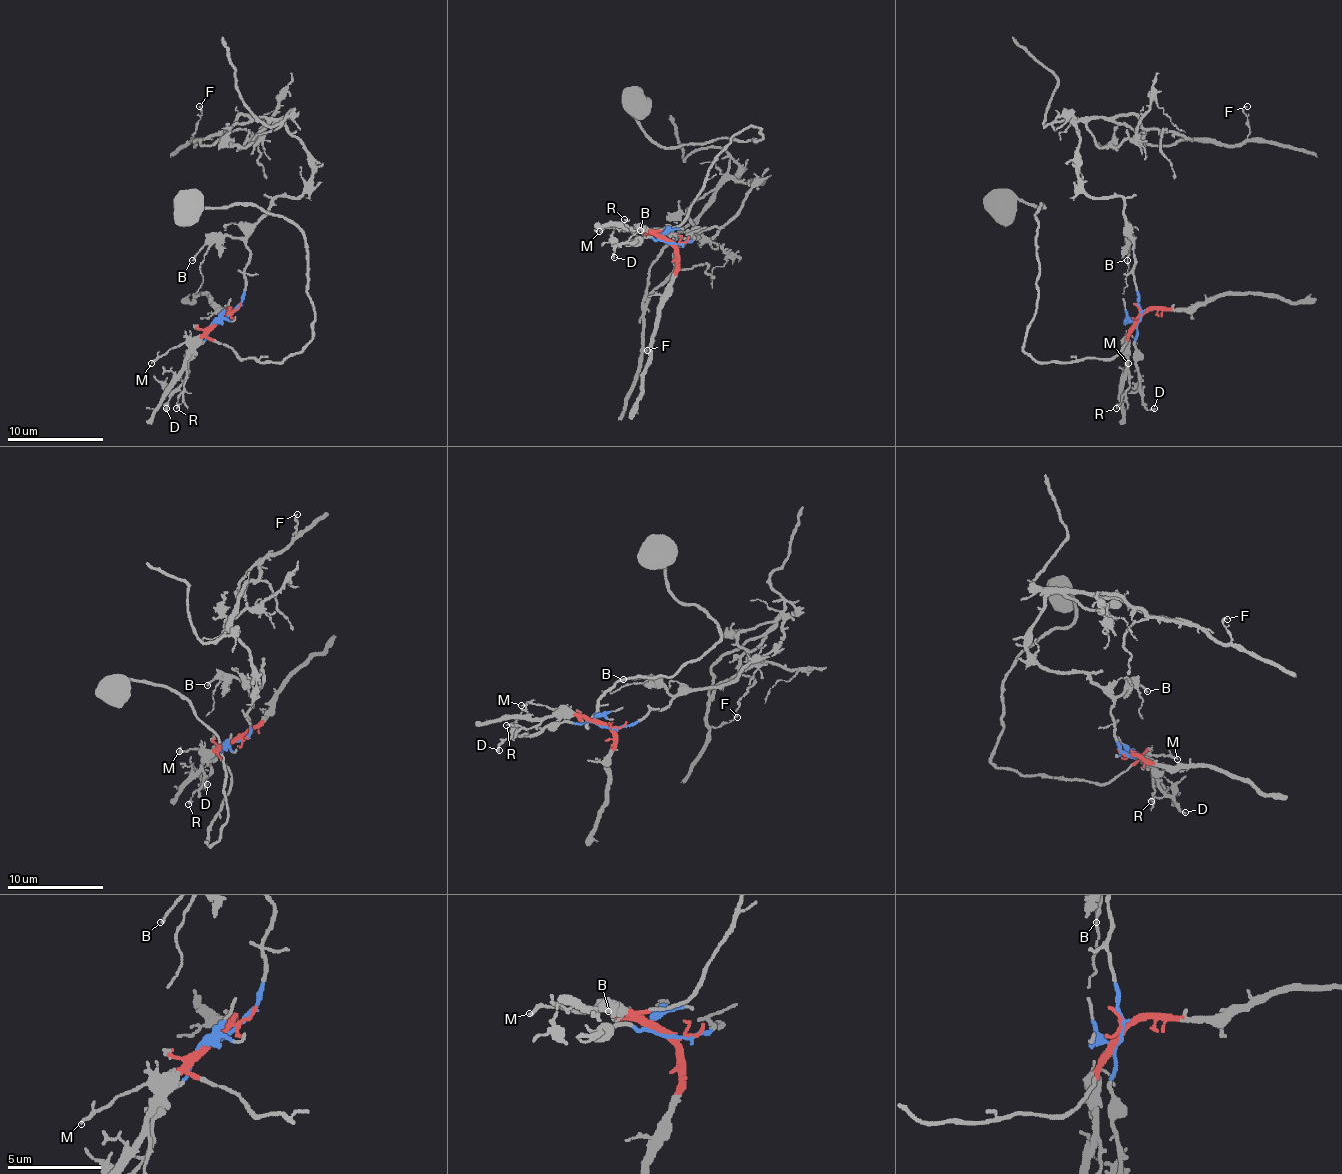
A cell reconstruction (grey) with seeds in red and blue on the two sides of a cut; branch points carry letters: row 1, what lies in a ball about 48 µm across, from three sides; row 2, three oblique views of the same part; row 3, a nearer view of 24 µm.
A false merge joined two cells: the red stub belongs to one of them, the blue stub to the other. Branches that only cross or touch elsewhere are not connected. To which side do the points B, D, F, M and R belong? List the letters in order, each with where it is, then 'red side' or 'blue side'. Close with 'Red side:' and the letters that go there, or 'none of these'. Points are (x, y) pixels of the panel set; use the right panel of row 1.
B: at (1127, 260); blue side
D: at (1154, 408); blue side
F: at (1247, 106); blue side
M: at (1128, 363); red side
R: at (1116, 408); red side
Red side: M, R

